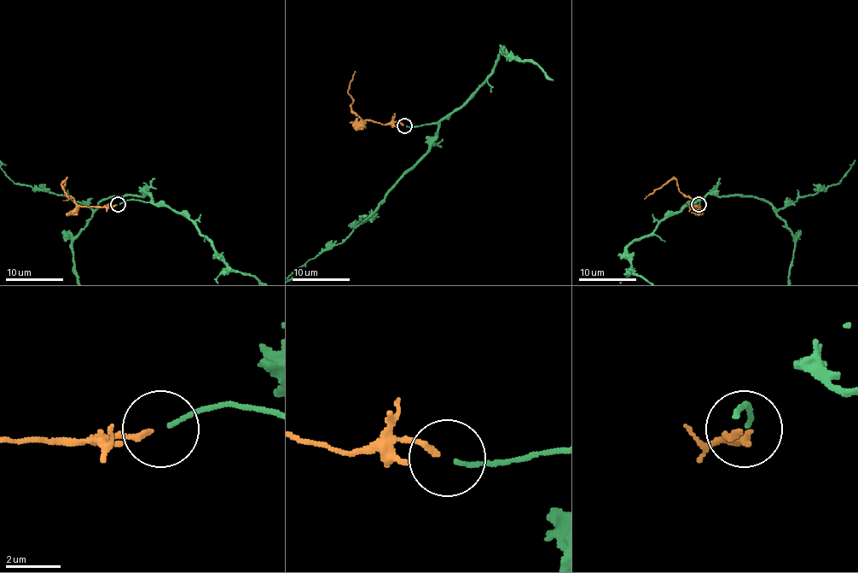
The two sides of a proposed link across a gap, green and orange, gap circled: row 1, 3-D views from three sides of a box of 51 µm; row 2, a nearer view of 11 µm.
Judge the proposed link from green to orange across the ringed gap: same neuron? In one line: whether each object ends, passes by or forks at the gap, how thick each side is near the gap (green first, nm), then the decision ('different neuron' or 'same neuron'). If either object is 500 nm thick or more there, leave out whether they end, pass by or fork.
green ends there; orange ends there; 150 nm thick on the green side, 200 nm on the other; same neuron

